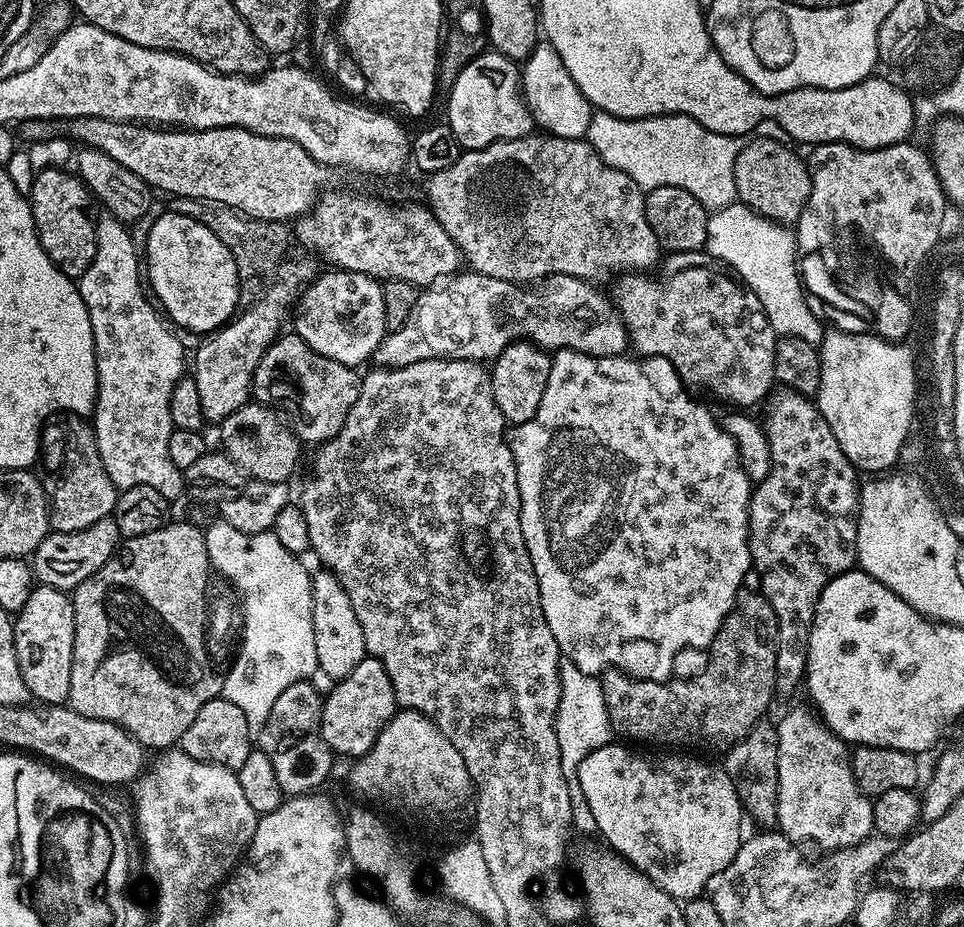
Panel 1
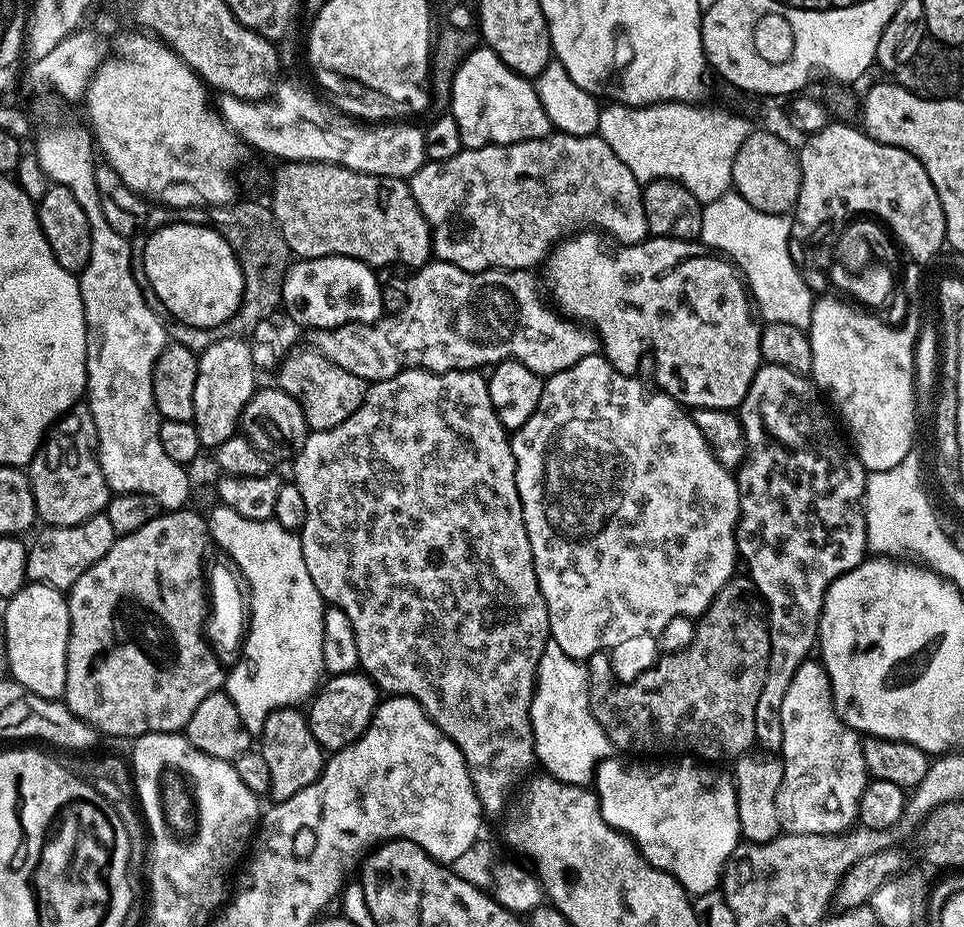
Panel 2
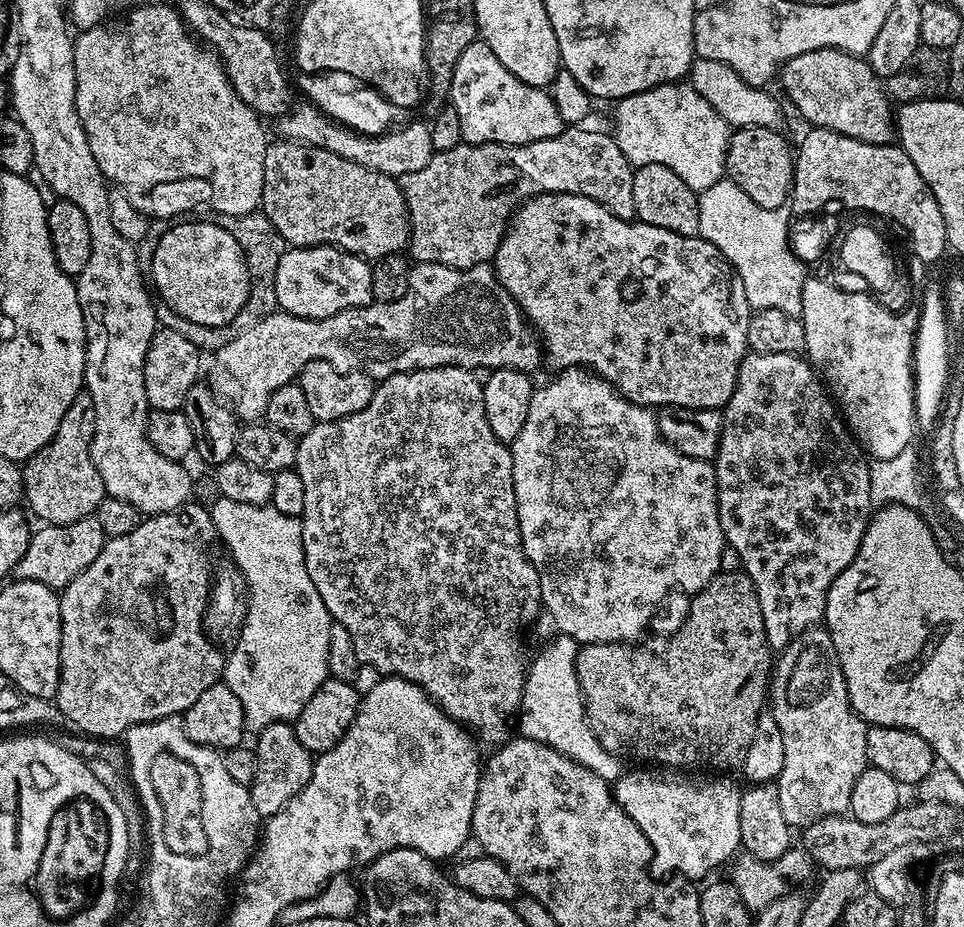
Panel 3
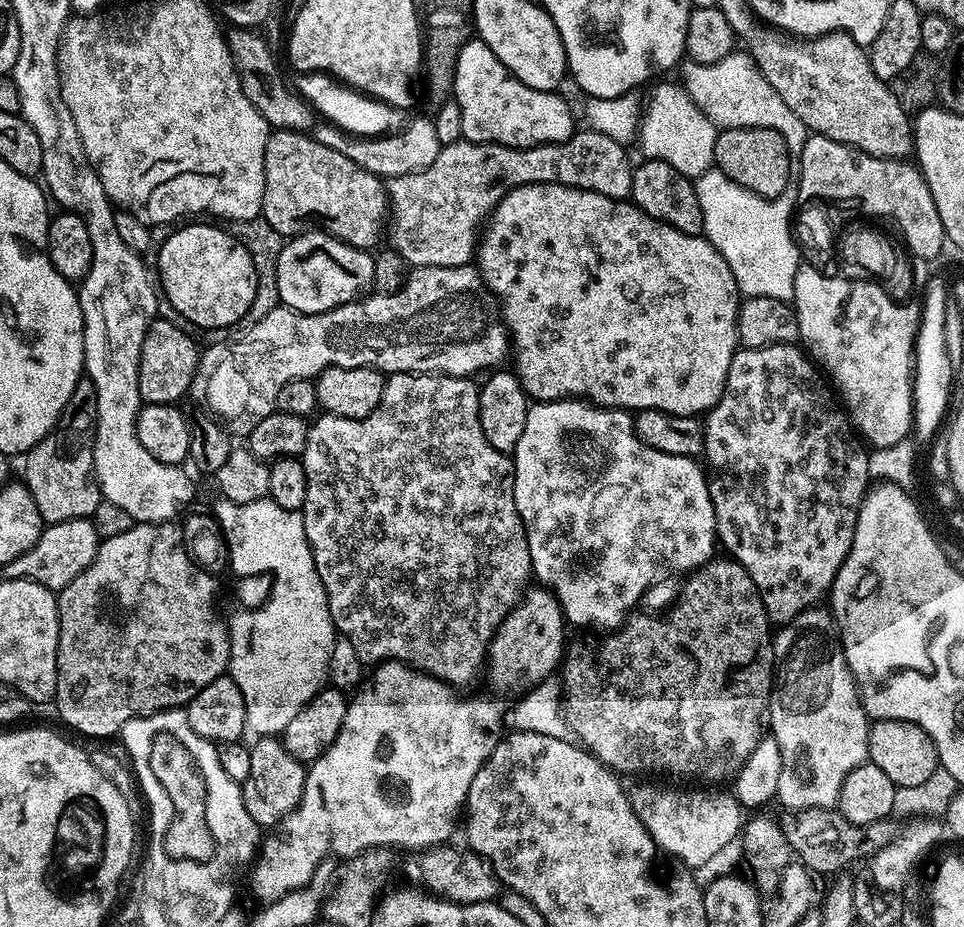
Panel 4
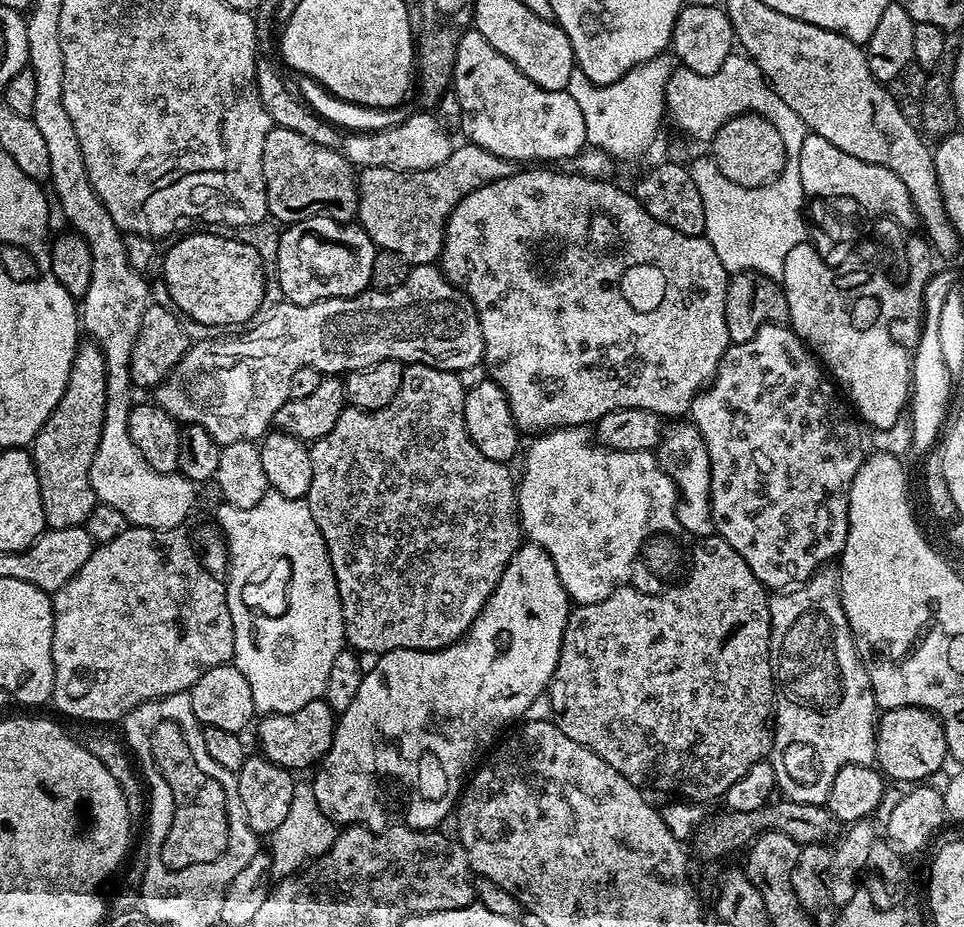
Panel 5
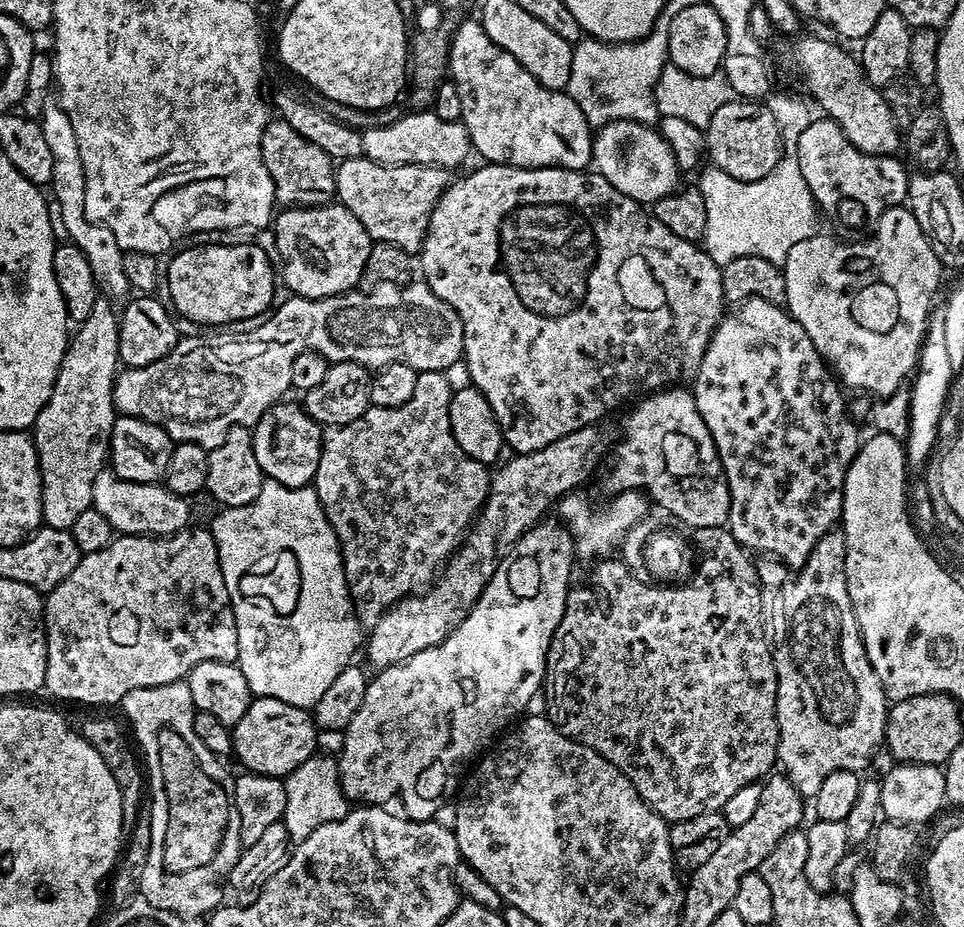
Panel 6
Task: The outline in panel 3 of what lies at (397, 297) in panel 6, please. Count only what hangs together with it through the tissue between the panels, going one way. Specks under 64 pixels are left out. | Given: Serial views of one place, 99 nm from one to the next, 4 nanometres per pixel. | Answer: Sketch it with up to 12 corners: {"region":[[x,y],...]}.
{"region":[[411,265],[408,293],[271,312],[211,357],[237,421],[315,360],[532,374],[542,345],[495,267]]}

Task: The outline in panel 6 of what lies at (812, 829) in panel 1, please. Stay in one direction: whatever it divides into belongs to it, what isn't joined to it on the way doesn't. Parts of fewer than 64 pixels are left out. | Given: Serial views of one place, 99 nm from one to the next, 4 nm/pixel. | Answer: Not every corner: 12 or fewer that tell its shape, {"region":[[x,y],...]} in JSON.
{"region":[[843,531],[761,561],[776,758],[801,796],[863,773],[890,701]]}

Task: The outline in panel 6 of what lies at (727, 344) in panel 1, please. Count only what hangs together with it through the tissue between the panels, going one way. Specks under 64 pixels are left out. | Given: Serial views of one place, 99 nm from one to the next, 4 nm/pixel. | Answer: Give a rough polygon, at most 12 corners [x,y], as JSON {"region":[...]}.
{"region":[[481,163],[418,272],[513,453],[695,377],[721,265]]}

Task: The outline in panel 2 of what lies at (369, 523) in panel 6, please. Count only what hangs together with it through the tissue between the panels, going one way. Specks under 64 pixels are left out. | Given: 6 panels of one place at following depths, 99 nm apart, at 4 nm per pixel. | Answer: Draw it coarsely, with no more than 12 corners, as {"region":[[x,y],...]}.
{"region":[[407,368],[291,467],[364,675],[496,816],[550,633],[476,370]]}

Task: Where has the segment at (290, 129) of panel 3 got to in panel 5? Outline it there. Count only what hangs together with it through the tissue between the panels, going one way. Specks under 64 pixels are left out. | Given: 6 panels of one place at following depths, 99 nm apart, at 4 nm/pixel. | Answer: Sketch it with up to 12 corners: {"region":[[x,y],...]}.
{"region":[[424,110],[342,140],[357,169],[442,166],[453,137]]}

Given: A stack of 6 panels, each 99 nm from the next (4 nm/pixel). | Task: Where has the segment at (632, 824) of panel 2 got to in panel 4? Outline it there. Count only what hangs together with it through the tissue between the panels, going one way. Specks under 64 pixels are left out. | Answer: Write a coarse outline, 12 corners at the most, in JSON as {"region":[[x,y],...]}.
{"region":[[640,782],[628,792],[657,847],[697,870],[737,839],[733,793]]}

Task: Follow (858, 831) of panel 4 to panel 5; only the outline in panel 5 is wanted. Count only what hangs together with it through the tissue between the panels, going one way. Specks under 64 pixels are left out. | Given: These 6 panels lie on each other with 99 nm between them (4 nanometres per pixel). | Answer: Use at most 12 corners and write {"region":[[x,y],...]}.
{"region":[[776,798],[724,810],[692,835],[693,857],[743,853],[764,832],[798,846],[831,841],[824,804]]}

